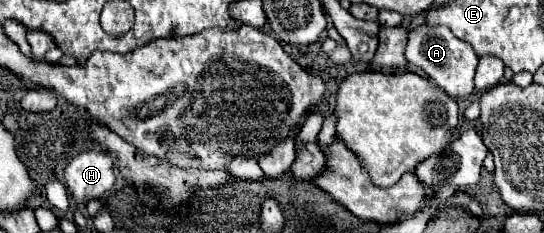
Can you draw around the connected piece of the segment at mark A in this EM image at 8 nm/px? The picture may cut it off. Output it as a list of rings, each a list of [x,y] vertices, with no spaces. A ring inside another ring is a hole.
[[[417,26],[409,32],[407,40],[407,50],[405,58],[409,64],[421,68],[431,82],[435,82],[439,88],[443,88],[451,98],[465,98],[471,96],[475,86],[473,86],[473,76],[479,64],[477,54],[473,52],[471,44],[465,44],[463,40],[457,40],[449,28],[445,26]]]

